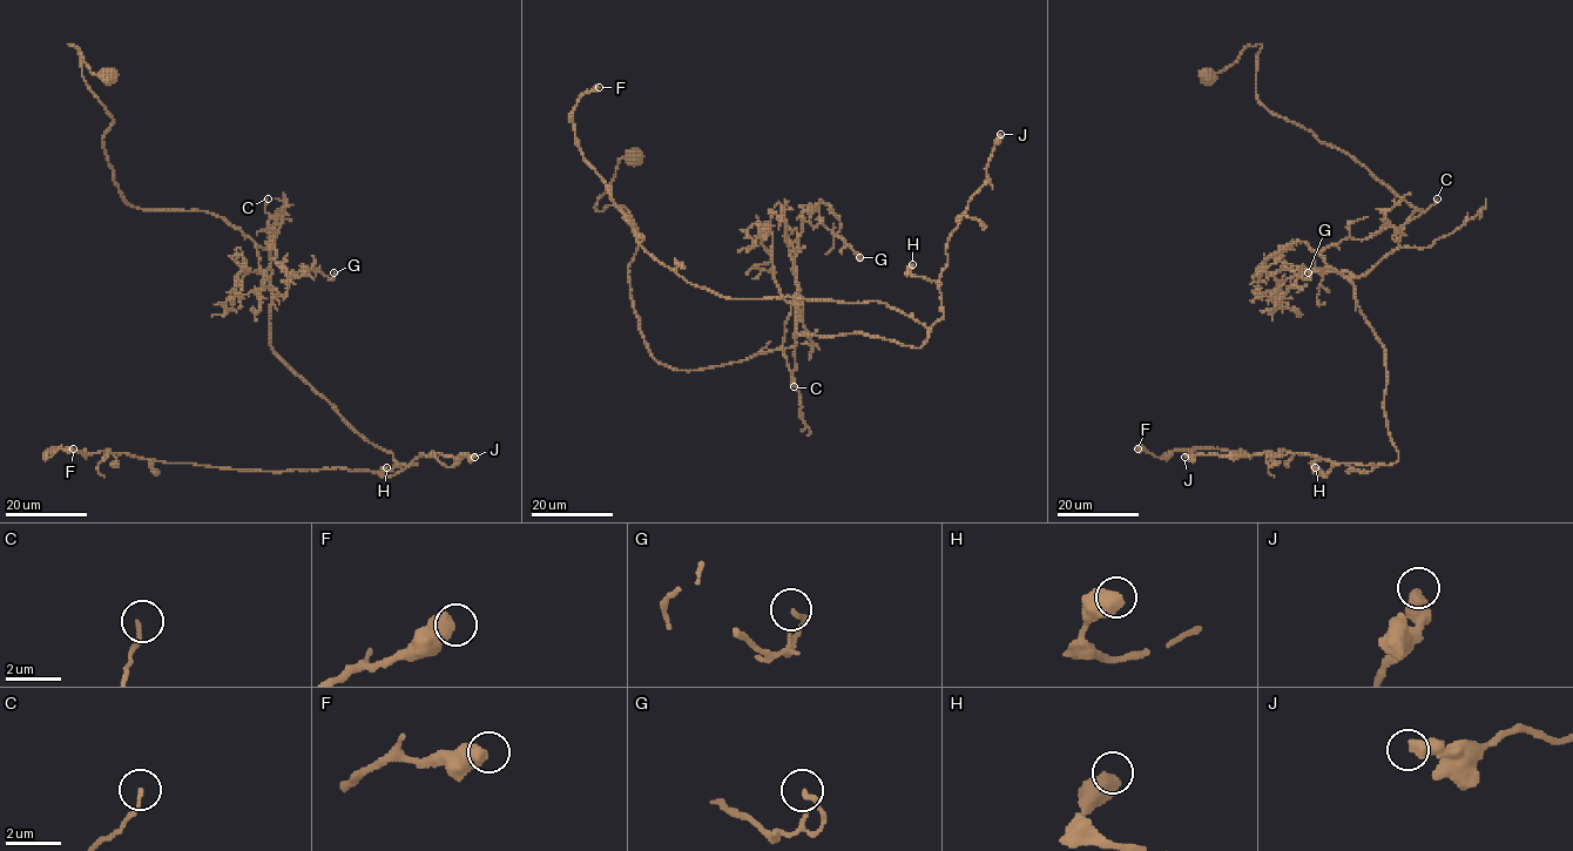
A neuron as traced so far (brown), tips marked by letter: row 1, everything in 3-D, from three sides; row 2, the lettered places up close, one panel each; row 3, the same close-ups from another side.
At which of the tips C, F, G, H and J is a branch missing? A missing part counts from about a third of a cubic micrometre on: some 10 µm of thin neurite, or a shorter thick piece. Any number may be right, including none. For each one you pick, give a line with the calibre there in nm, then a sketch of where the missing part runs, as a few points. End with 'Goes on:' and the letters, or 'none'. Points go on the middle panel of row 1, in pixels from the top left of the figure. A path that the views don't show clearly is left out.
J: calibre 500 nm; course (1000, 134), (1001, 115), (1007, 103)
Goes on: J

